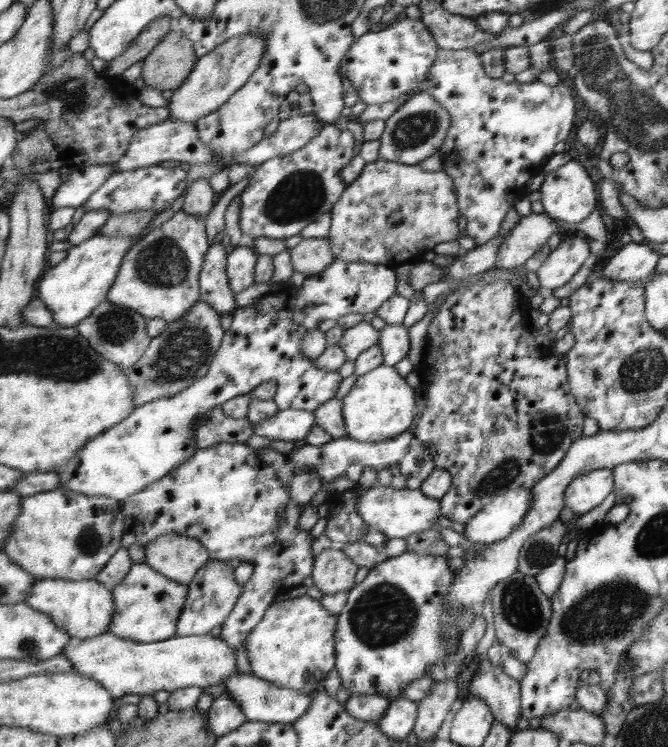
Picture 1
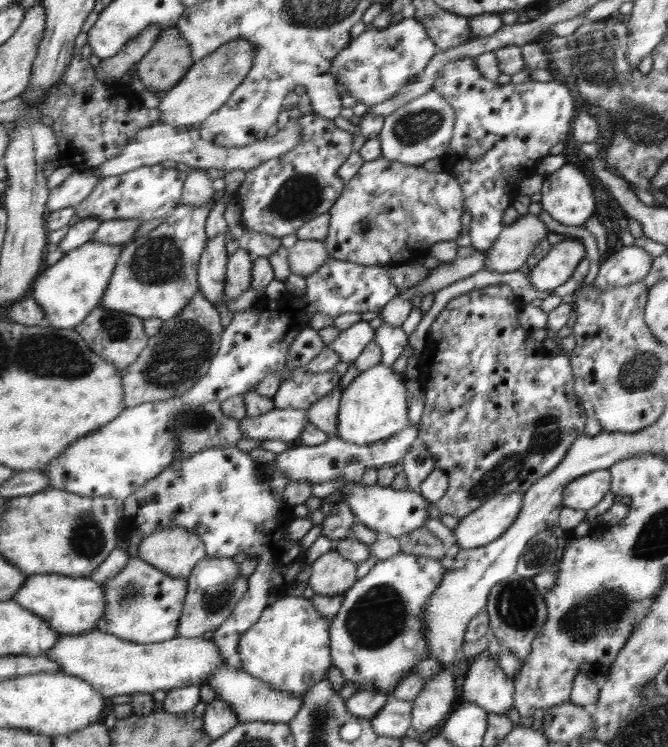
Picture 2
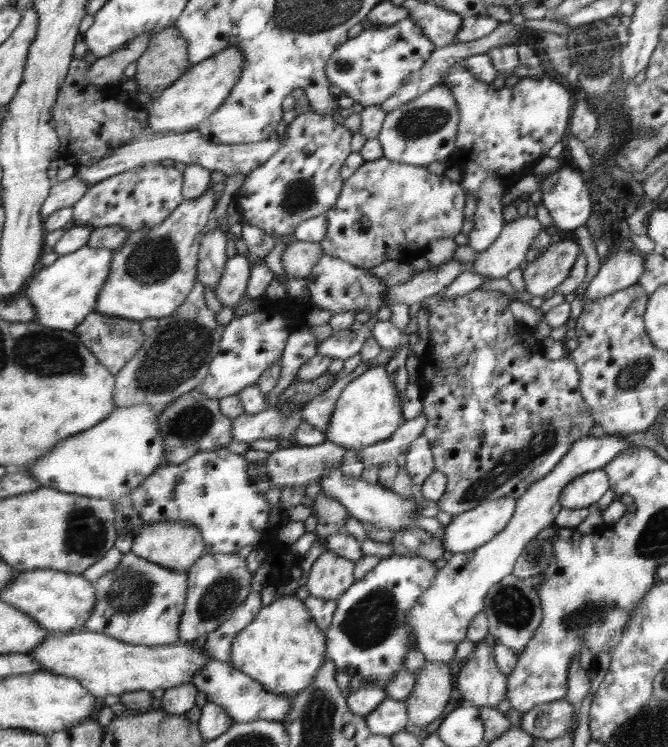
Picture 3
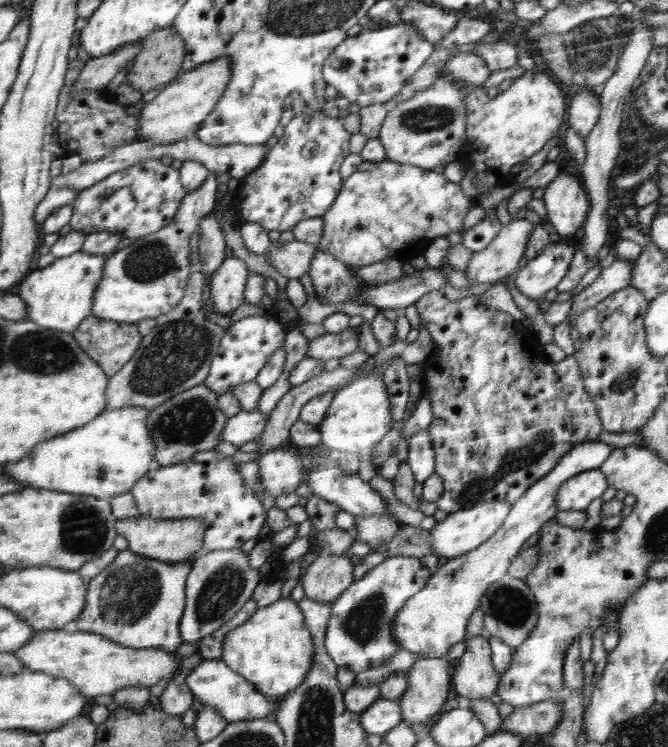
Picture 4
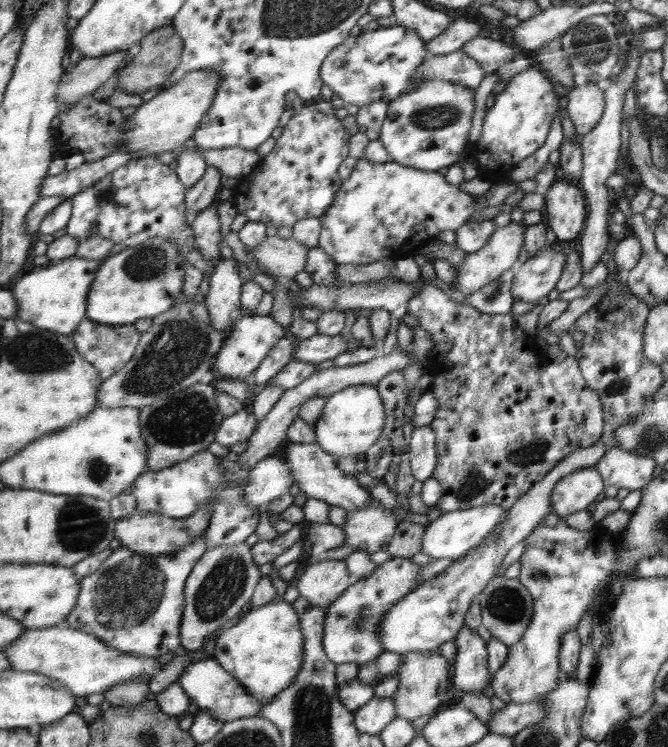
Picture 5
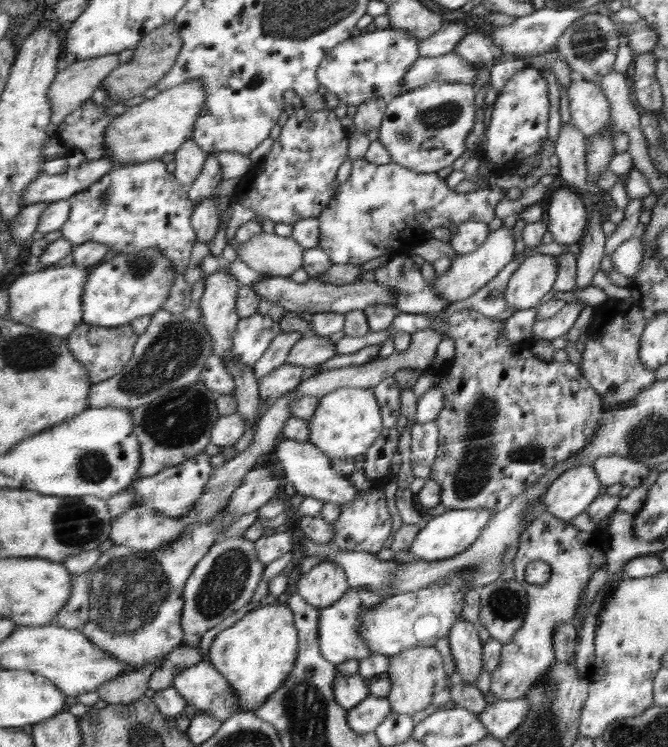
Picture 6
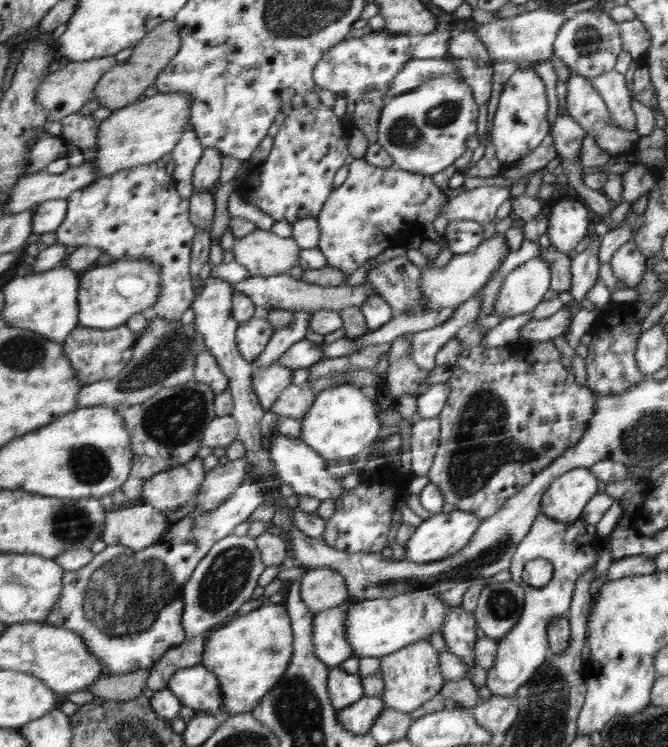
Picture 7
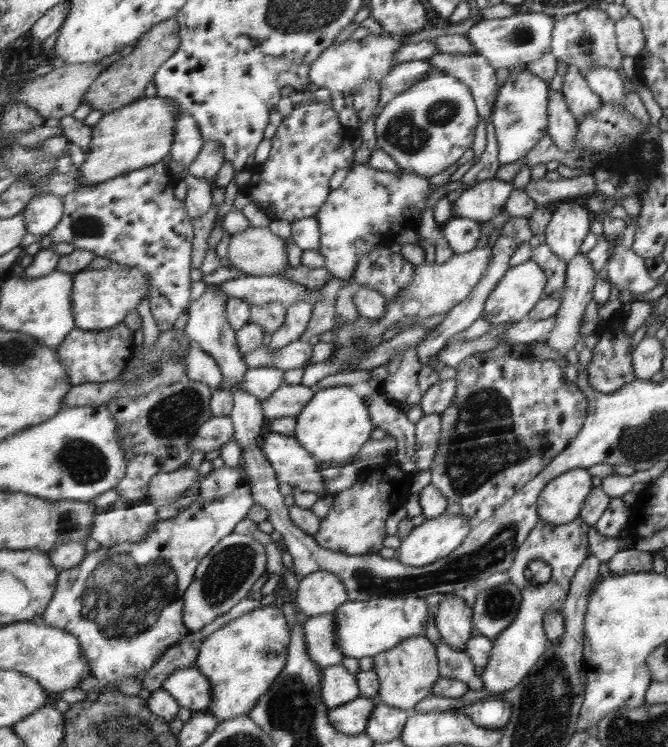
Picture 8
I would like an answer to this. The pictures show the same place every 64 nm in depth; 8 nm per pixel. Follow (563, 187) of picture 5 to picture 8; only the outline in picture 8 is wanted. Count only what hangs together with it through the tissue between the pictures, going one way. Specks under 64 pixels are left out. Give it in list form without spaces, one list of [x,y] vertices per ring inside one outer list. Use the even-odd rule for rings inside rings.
[[[564,200],[561,203],[554,205],[554,212],[550,217],[550,222],[546,225],[544,230],[546,236],[545,244],[548,248],[558,255],[560,259],[570,262],[570,259],[575,258],[578,254],[578,248],[584,240],[584,236],[592,230],[588,230],[590,226],[590,211],[580,206],[580,202],[574,200]]]

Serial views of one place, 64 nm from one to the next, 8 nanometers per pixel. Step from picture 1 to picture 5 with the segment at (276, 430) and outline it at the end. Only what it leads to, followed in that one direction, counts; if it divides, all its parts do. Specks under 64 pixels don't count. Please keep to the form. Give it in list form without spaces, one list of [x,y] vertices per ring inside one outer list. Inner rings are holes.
[[[243,408],[222,420],[215,435],[215,442],[228,448],[233,447],[250,439],[259,426],[260,421],[252,413],[252,408]]]

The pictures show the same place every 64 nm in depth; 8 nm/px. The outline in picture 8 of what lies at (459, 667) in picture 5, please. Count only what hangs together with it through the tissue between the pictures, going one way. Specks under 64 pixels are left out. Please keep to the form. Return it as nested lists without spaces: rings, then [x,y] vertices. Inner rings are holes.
[[[461,593],[457,596],[448,594],[446,599],[439,603],[435,612],[434,620],[441,638],[452,648],[464,652],[474,628],[471,604],[464,600]]]

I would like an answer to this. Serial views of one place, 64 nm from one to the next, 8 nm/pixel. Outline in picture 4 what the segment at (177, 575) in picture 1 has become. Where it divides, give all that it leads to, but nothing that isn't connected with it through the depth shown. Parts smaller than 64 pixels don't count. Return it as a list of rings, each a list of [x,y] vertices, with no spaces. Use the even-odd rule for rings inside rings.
[[[144,516],[129,517],[116,520],[117,533],[128,541],[128,549],[132,554],[143,558],[168,562],[184,562],[192,560],[194,554],[201,553],[204,547],[204,536],[207,526],[204,520],[178,519],[156,520]]]

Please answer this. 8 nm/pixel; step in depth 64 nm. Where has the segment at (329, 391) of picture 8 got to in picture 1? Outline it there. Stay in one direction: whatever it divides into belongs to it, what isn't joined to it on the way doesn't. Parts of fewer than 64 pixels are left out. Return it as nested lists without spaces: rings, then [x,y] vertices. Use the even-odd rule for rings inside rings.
[[[394,365],[378,366],[375,370],[364,374],[356,379],[356,382],[350,388],[350,392],[341,400],[342,415],[347,429],[347,436],[359,442],[376,442],[387,439],[393,439],[402,435],[414,422],[416,416],[416,394],[414,390],[406,384],[406,380],[394,370]]]

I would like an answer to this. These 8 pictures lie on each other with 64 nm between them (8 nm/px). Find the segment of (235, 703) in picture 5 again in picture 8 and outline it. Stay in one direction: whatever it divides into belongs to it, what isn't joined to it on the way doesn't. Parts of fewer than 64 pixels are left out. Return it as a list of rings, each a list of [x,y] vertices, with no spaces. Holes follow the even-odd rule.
[[[195,666],[172,672],[162,683],[162,689],[176,698],[181,707],[194,713],[208,711],[212,703],[212,686],[209,677]]]

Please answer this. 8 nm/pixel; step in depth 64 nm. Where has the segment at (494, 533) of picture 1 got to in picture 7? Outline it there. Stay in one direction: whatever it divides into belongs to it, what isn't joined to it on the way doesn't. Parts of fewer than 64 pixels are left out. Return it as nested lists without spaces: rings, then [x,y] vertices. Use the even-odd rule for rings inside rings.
[[[461,510],[432,514],[429,518],[423,520],[420,526],[416,527],[416,530],[412,532],[410,538],[404,544],[404,559],[418,563],[432,563],[435,560],[452,556],[468,546],[470,540],[480,529],[482,522],[484,520],[477,514]]]

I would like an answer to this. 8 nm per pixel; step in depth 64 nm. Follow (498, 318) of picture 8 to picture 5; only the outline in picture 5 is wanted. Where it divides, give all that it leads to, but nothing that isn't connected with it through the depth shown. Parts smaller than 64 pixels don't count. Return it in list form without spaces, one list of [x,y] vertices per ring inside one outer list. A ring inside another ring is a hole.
[[[545,248],[520,266],[511,282],[511,297],[534,303],[556,289],[566,266],[566,252]]]

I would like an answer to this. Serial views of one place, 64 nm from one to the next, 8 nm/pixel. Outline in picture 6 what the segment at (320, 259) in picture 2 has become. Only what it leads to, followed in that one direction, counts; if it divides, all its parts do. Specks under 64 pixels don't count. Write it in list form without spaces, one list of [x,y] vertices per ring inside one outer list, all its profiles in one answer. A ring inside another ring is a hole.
[[[262,232],[240,244],[237,257],[264,276],[290,277],[304,267],[305,248],[292,237]]]

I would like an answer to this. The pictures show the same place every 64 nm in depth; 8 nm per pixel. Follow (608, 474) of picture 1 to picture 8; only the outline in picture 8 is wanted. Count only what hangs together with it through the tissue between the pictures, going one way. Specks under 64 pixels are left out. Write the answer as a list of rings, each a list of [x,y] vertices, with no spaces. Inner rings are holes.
[[[582,467],[550,479],[538,494],[536,510],[539,518],[554,524],[572,523],[595,488],[592,479],[593,475]]]

